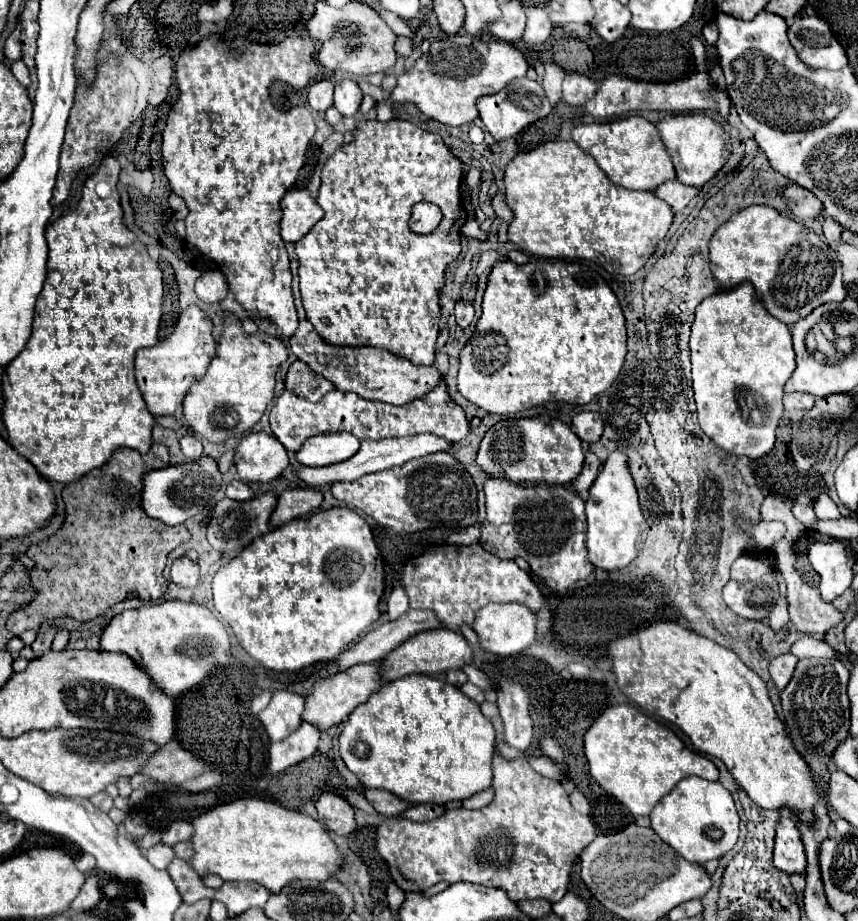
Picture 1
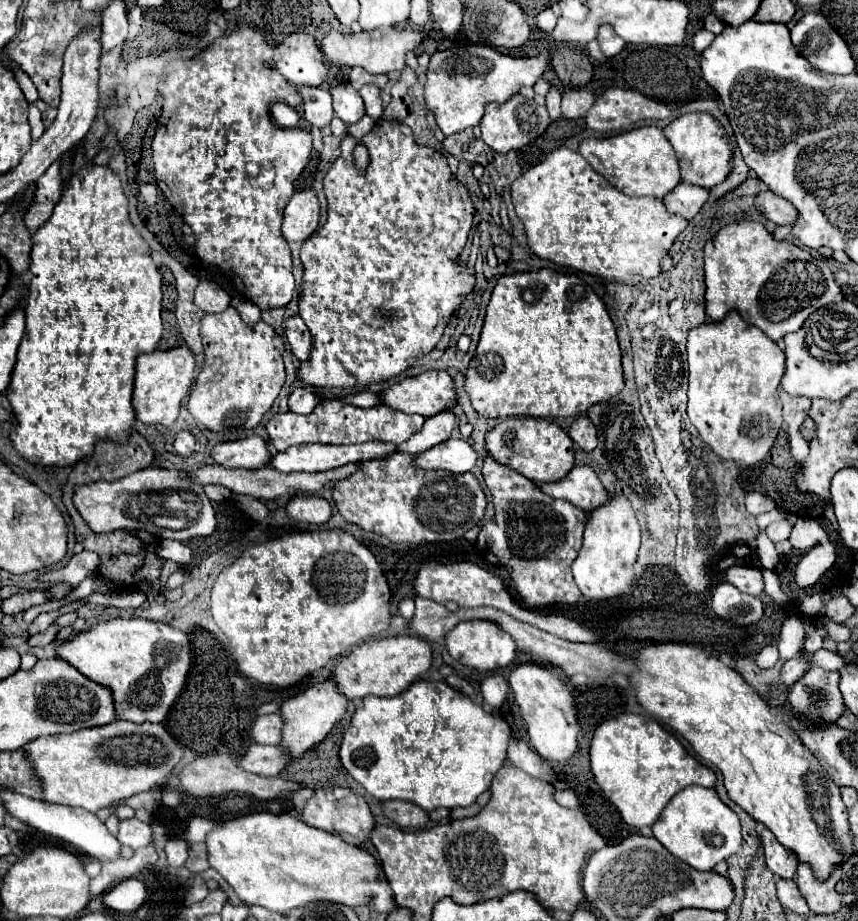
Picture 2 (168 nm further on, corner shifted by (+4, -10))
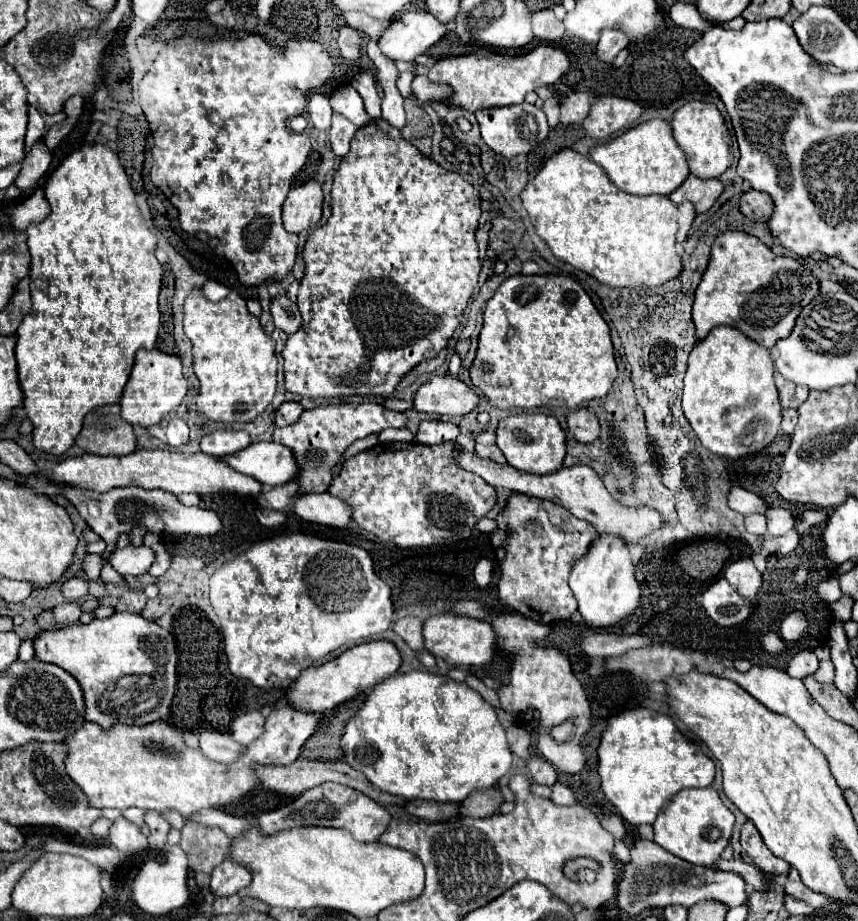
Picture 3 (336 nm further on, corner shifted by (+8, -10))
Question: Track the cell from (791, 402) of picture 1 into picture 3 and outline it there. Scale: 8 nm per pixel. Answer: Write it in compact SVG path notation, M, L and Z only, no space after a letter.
M774 375L776 377L776 387L778 387L778 395L780 395L780 405L784 409L798 409L806 397L808 397L808 389L806 387L796 387L794 383L788 383L782 375Z

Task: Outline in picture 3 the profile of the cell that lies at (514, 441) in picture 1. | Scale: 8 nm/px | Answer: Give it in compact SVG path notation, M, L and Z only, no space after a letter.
M518 413L502 419L496 429L496 445L504 453L508 465L532 475L558 471L566 457L566 435L558 419L544 413Z

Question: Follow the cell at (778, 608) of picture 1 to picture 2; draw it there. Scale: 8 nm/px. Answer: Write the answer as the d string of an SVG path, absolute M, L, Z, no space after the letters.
M764 647L758 655L756 655L756 665L760 669L770 669L778 663L778 649L776 647Z

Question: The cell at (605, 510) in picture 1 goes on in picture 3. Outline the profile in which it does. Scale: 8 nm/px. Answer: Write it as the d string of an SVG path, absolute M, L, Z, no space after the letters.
M604 533L596 537L588 551L574 563L570 571L570 589L578 599L578 611L592 627L616 625L638 607L640 587L634 577L634 563L628 553L628 545L618 535Z

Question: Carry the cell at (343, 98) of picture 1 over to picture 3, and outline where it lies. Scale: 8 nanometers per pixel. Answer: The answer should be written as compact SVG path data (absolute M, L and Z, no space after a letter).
M340 85L330 97L330 107L334 113L340 113L350 119L356 127L364 127L370 121L368 113L364 111L362 97L352 85Z

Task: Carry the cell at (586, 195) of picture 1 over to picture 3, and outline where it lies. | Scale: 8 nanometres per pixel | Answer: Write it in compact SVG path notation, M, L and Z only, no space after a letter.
M562 149L552 155L544 167L528 181L520 193L522 207L526 209L534 231L546 241L556 259L592 275L610 287L656 287L676 277L682 271L682 253L686 233L696 217L692 203L674 205L664 195L638 197L618 189L590 157L576 153L574 149Z

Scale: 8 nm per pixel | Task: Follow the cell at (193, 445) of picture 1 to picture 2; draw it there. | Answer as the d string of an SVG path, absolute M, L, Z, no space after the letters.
M178 431L174 435L174 449L182 455L188 457L194 451L194 435L190 431Z

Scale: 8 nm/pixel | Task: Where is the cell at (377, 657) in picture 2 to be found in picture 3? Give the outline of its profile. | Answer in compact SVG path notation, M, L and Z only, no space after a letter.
M368 641L362 645L356 645L348 651L344 651L340 657L318 665L308 667L300 677L294 681L294 685L288 691L288 701L298 709L310 709L322 713L324 709L332 709L366 689L372 689L374 685L398 675L398 669L402 665L402 655L390 641Z

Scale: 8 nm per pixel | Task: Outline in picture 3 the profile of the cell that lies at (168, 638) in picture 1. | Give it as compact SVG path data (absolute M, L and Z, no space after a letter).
M114 613L106 619L94 619L88 625L68 625L58 631L40 633L34 641L36 659L54 663L80 683L86 701L86 721L112 727L116 723L128 725L146 725L160 719L166 719L170 713L172 697L176 691L176 641L172 633L156 625L154 621L144 619L136 613Z

